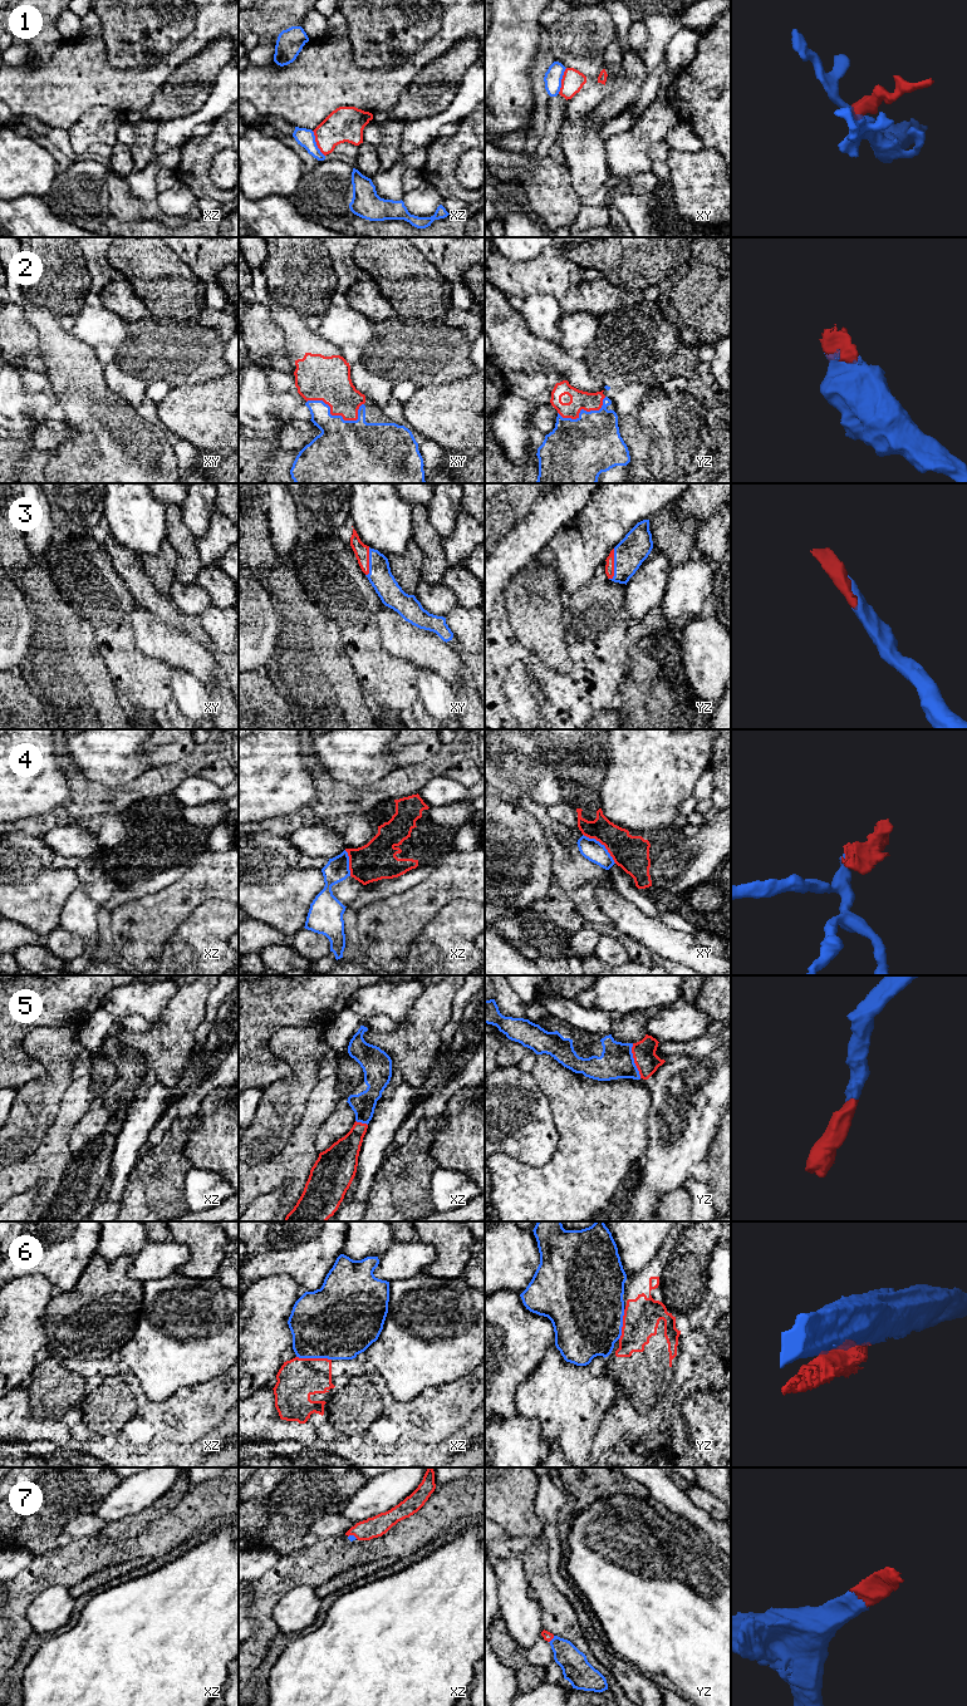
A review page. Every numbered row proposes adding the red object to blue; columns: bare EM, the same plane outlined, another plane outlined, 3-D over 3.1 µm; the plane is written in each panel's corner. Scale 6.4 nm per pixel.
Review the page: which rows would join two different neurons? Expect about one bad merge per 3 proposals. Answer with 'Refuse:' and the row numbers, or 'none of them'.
Refuse: 1, 4, 6

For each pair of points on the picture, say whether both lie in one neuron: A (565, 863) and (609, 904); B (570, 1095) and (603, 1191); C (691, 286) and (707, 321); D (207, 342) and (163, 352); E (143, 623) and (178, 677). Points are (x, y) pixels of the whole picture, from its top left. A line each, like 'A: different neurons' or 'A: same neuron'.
A: different neurons
B: same neuron
C: same neuron
D: same neuron
E: different neurons

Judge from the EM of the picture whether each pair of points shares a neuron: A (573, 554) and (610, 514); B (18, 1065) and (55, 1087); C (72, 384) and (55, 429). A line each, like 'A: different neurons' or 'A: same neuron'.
A: same neuron
B: different neurons
C: different neurons

